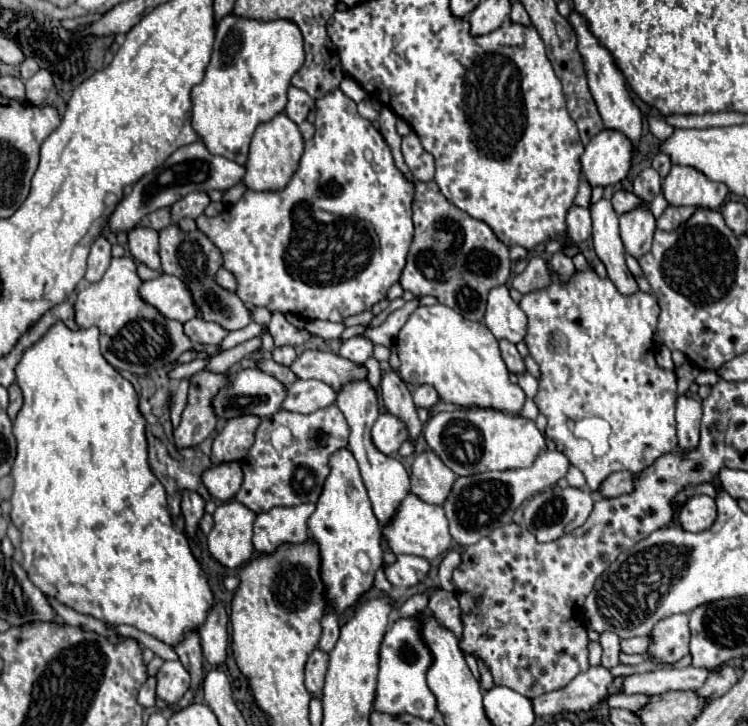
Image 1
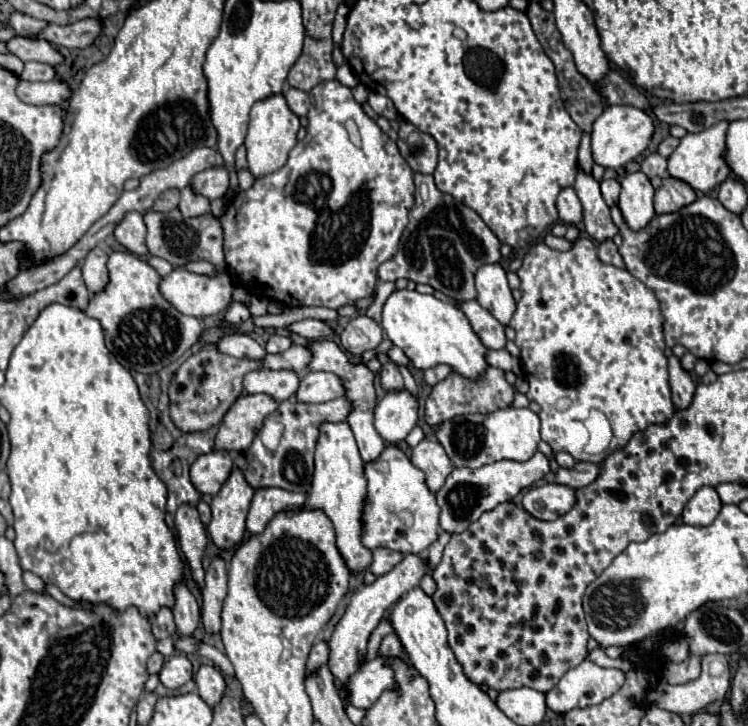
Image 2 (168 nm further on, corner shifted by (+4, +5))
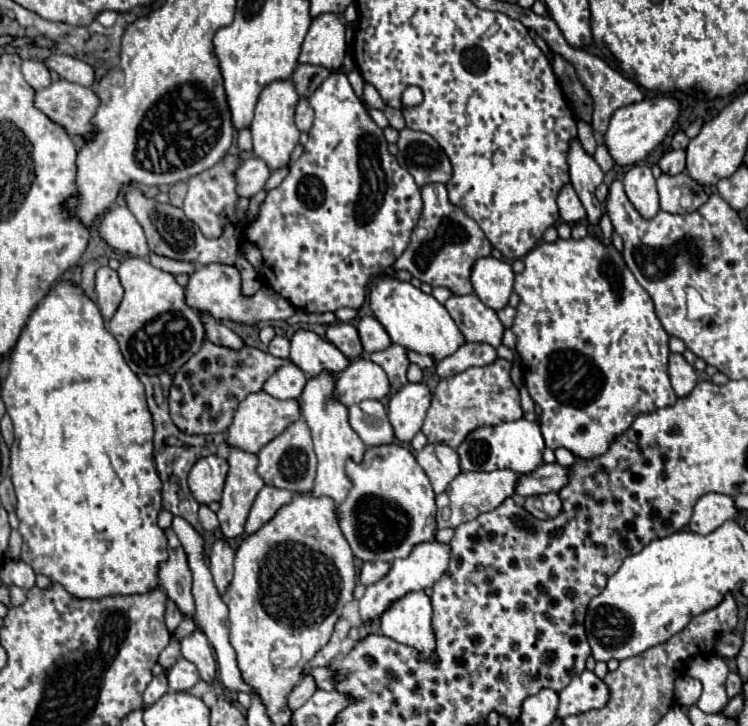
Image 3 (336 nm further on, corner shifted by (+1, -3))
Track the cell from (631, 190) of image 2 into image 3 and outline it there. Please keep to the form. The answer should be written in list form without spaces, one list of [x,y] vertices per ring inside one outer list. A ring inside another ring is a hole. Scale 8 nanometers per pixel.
[[[636,164],[630,168],[622,180],[626,196],[634,204],[634,208],[644,216],[652,218],[658,214],[658,192],[656,192],[656,180],[652,176],[650,166]]]

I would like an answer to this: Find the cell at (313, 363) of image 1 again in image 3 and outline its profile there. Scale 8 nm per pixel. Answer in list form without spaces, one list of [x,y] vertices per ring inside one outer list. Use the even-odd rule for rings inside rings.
[[[208,340],[202,348],[174,374],[170,386],[170,418],[186,434],[216,434],[224,432],[234,418],[238,404],[252,392],[262,390],[264,382],[290,360],[282,360],[262,352],[254,346],[242,346],[240,350],[222,348]]]

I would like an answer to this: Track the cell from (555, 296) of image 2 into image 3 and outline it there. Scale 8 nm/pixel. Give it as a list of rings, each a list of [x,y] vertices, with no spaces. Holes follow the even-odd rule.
[[[588,234],[588,236],[580,238],[580,240],[574,240],[574,238],[562,240],[562,238],[558,238],[552,244],[540,242],[536,248],[532,248],[524,256],[524,264],[526,264],[526,268],[520,274],[516,274],[516,282],[514,282],[514,292],[520,296],[520,302],[516,306],[516,318],[514,318],[512,332],[518,338],[516,350],[520,354],[520,362],[522,362],[524,382],[528,386],[528,392],[530,392],[532,400],[542,408],[542,414],[540,414],[542,424],[540,424],[540,428],[542,428],[544,442],[546,442],[546,446],[550,450],[556,450],[556,448],[564,446],[570,452],[574,452],[574,456],[578,456],[578,458],[600,456],[600,454],[604,454],[608,450],[610,442],[618,434],[622,434],[622,432],[626,432],[626,428],[630,428],[636,414],[654,412],[656,408],[664,408],[664,406],[670,406],[670,404],[676,402],[678,396],[676,396],[676,392],[674,392],[674,388],[670,384],[670,378],[668,378],[668,356],[670,356],[668,334],[662,328],[660,320],[656,318],[654,304],[652,304],[648,292],[636,282],[634,274],[630,272],[630,268],[622,260],[622,254],[612,244],[604,244],[594,234]]]

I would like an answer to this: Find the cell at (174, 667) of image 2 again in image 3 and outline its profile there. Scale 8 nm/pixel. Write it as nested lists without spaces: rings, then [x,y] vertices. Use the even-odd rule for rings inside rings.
[[[180,658],[172,668],[166,670],[168,672],[168,684],[170,684],[170,690],[174,692],[184,692],[184,690],[190,690],[198,680],[198,670],[196,666],[186,660],[186,658]]]

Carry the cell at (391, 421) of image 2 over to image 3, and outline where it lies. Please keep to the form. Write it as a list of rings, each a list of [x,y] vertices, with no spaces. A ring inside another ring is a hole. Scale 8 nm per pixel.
[[[424,382],[406,384],[390,398],[388,416],[400,442],[410,442],[414,434],[420,432],[430,400],[432,400],[432,390]]]

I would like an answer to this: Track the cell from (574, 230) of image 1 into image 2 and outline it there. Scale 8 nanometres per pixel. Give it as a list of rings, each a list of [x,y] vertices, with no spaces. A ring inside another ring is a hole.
[[[565,188],[559,194],[557,210],[559,210],[559,220],[567,226],[577,226],[583,220],[583,208],[581,208],[581,202],[573,188]]]

